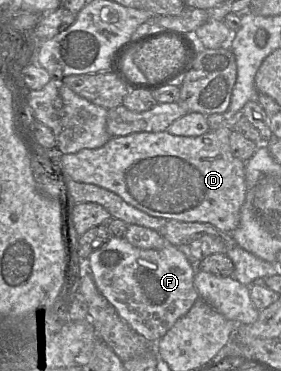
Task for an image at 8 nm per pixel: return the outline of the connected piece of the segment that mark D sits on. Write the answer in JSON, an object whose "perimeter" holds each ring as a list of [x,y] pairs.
{"perimeter":[[[227,116],[227,124],[196,137],[177,136],[167,131],[111,137],[100,148],[63,154],[61,166],[58,167],[65,178],[112,191],[148,215],[183,222],[209,223],[220,231],[231,233],[240,223],[241,207],[247,193],[245,162],[233,156],[229,145],[232,131]]]}

